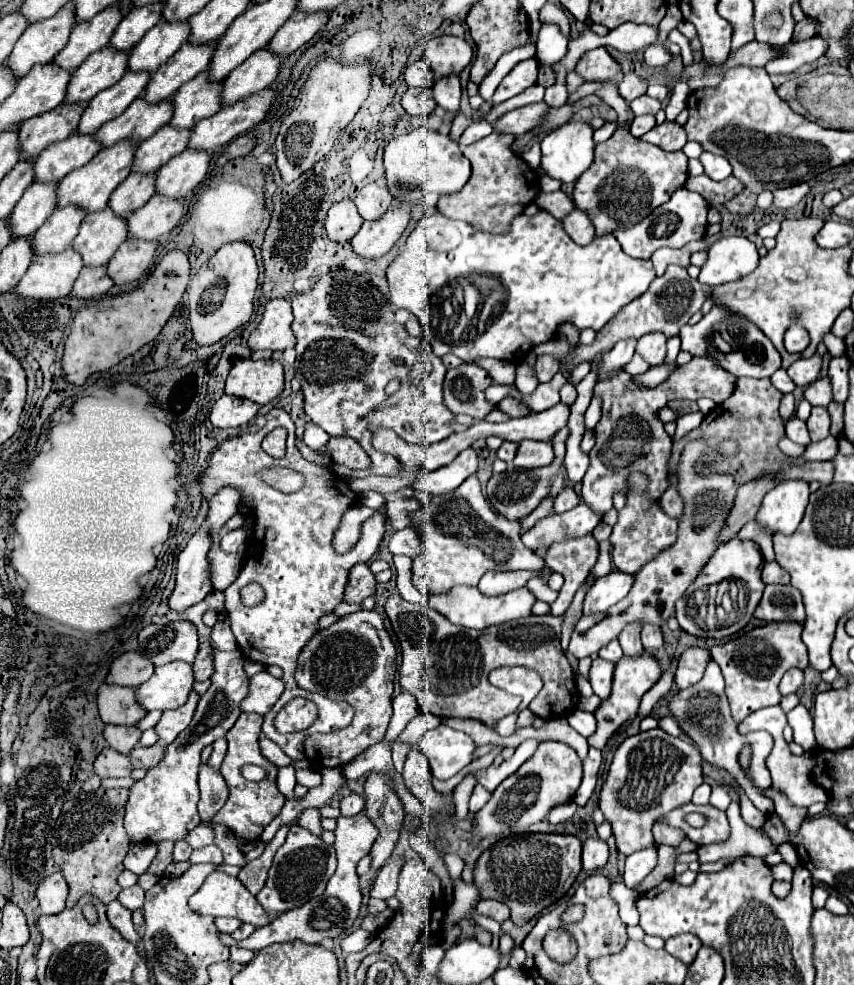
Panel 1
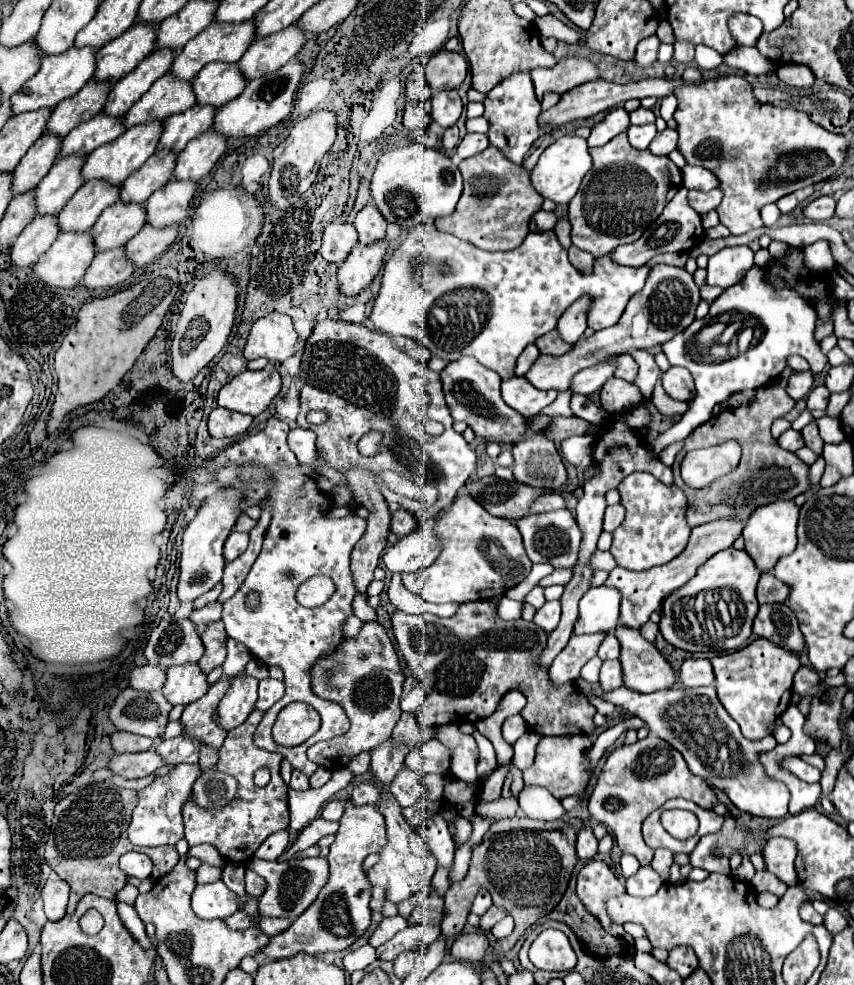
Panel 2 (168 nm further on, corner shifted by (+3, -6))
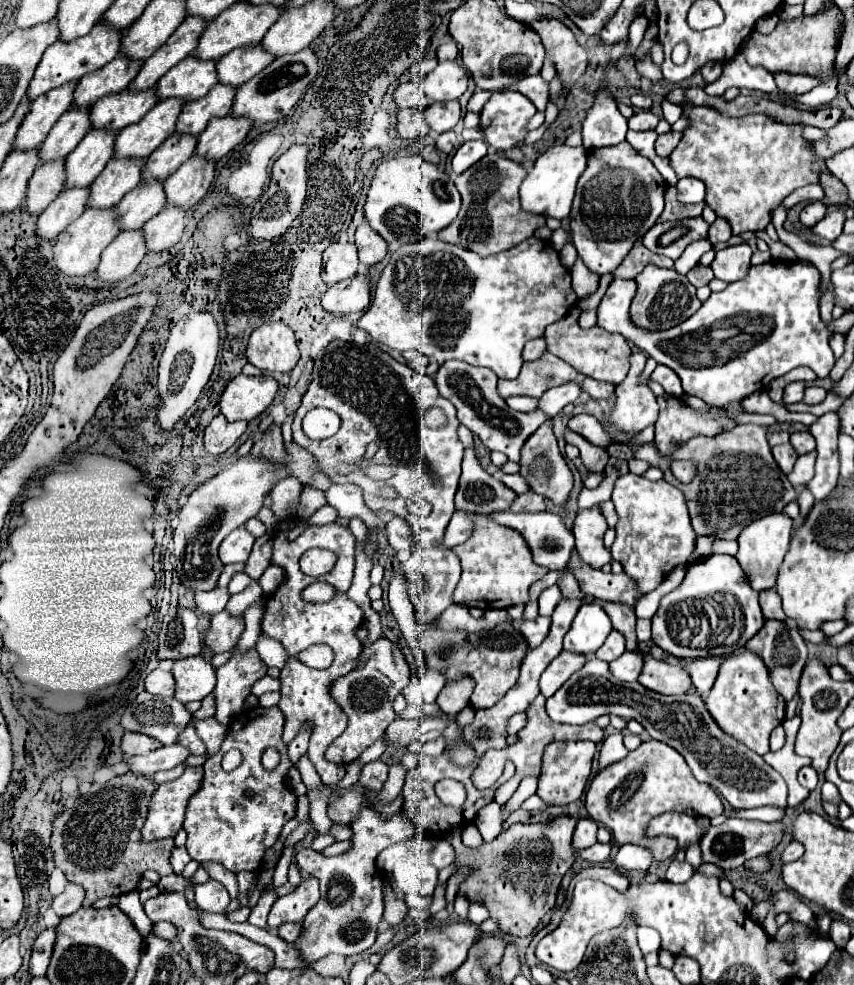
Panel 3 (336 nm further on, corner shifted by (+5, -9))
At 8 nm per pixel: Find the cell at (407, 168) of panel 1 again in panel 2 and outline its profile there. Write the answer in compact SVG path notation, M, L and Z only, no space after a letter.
M415 142L405 148L385 152L377 162L369 188L371 198L383 218L387 222L399 224L403 230L411 230L427 218L451 216L461 196L463 182L461 172L443 152L429 150Z

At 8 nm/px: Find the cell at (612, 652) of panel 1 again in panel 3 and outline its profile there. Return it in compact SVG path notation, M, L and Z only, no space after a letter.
M613 629L609 633L607 641L595 651L595 657L601 659L601 661L613 661L613 659L617 659L623 653L625 653L625 639L623 639L623 635L619 631Z

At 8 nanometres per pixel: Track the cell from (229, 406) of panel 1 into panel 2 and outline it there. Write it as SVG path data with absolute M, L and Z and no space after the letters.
M217 406L209 414L209 434L213 438L231 438L243 434L251 426L251 422L253 418L247 414L235 414L231 410Z

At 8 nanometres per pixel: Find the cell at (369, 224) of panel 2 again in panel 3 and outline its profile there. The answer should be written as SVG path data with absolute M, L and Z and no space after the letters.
M367 221L357 227L355 245L359 249L359 261L365 267L379 263L387 255L387 241L381 239L381 235L377 235L377 231L373 231Z

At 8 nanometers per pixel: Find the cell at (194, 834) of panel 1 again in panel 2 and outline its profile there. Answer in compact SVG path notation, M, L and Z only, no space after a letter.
M199 844L199 846L189 848L189 856L197 856L199 860L203 860L209 866L217 866L217 868L225 866L223 858L219 856L219 852L215 852L215 848L211 844Z

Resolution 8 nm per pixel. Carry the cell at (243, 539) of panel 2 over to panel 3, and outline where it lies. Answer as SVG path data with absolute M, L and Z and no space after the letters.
M239 527L233 533L229 533L221 547L219 547L219 559L223 561L223 565L231 565L231 563L245 563L249 559L251 547L253 547L255 537L245 529Z

